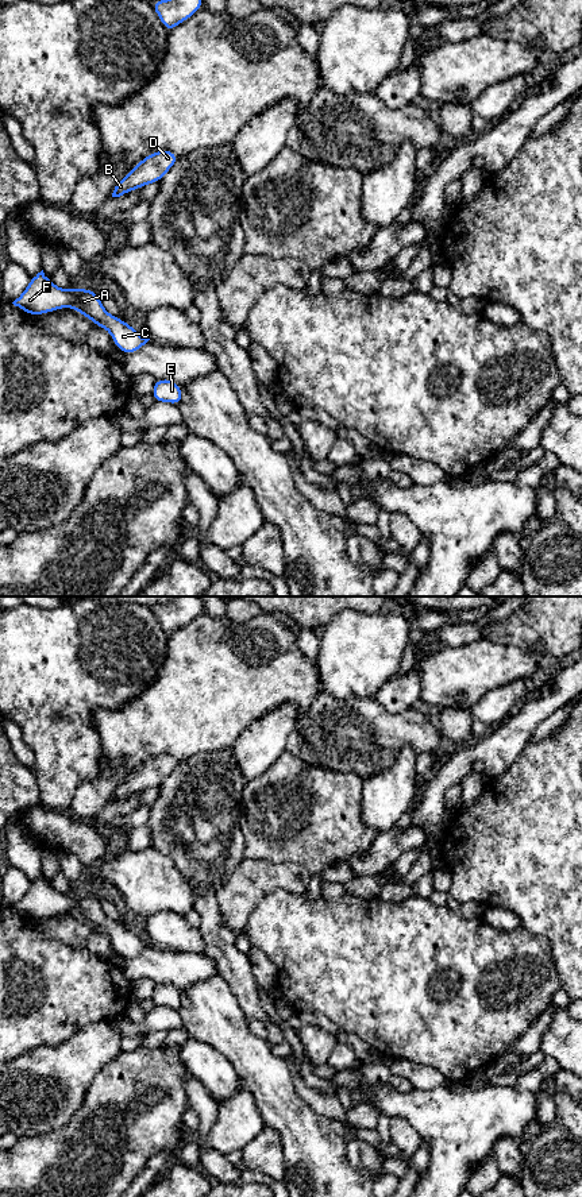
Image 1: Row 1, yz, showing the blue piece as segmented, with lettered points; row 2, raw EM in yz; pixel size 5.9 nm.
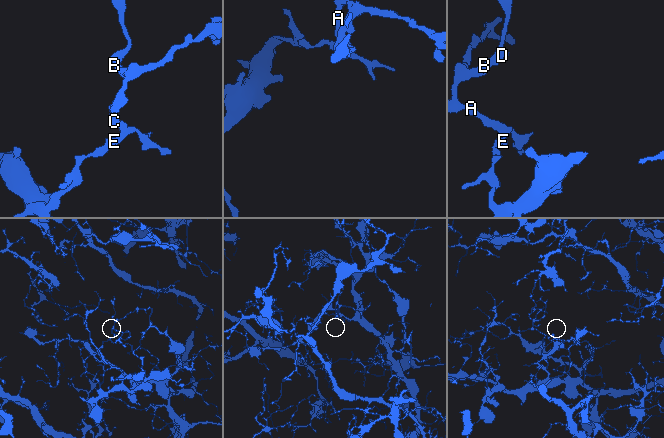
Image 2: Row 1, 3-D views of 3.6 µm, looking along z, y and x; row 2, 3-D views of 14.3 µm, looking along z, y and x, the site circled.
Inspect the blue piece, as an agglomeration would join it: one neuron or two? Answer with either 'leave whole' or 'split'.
leave whole

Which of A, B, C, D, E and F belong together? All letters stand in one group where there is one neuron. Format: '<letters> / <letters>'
A B C D E F

